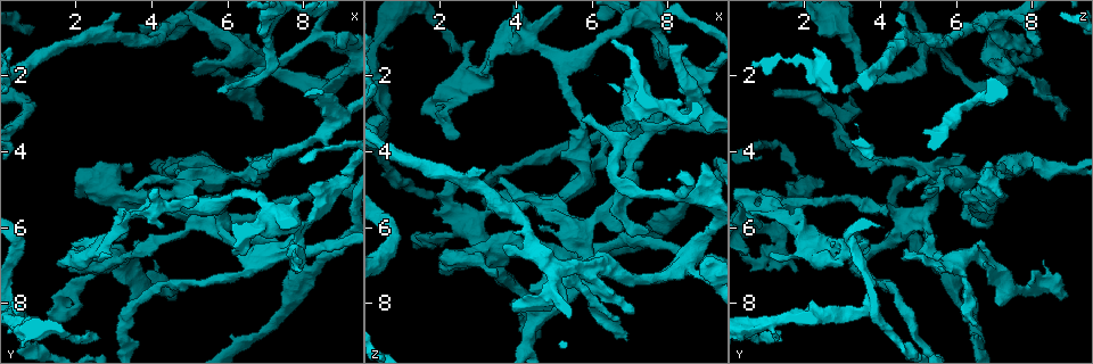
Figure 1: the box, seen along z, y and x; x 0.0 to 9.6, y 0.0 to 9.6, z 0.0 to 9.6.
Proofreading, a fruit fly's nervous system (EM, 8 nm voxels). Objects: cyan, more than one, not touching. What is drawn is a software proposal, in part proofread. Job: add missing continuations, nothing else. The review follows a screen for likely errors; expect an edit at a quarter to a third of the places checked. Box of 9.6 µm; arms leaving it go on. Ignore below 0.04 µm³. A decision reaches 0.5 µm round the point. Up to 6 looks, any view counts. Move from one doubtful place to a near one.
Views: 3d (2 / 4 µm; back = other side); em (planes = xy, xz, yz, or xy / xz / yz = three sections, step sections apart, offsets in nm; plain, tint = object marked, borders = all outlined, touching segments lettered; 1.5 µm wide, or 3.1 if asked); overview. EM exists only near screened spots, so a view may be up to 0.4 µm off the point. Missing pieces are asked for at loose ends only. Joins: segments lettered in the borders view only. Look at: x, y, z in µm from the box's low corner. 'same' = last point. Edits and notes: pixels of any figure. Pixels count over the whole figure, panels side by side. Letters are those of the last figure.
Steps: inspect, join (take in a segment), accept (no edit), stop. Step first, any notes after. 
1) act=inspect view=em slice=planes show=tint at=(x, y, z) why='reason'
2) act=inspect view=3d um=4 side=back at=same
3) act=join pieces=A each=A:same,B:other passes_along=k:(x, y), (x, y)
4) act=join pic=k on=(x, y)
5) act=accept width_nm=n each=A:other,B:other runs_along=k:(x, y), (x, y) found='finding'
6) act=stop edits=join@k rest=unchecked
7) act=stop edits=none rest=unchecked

act=inspect view=em slice=planes show=plain at=(2.60, 9.00, 1.40) why='an open end'

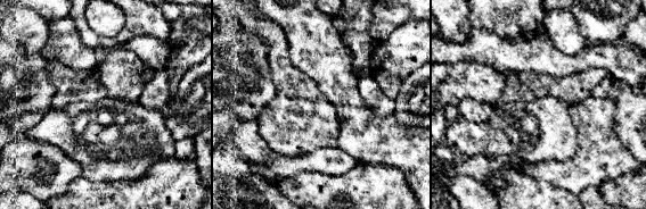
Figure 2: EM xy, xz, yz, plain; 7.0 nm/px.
act=inspect view=em slice=planes show=borders at=same

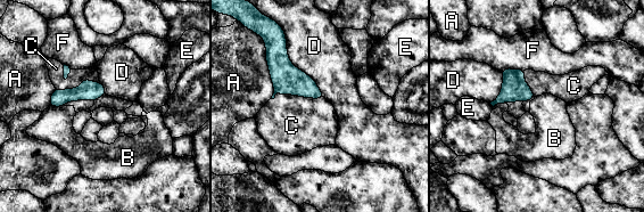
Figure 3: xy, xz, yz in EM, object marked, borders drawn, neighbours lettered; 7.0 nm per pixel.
act=join pieces=C each=A:other,B:other,C:same,D:other,E:other,F:other passes_along=3:(287, 79), (296, 95), (291, 125) found='the cell continues'

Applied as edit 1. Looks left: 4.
act=inspect view=3d um=2 at=(7.40, 4.15, 6.15) why='branch stops here'

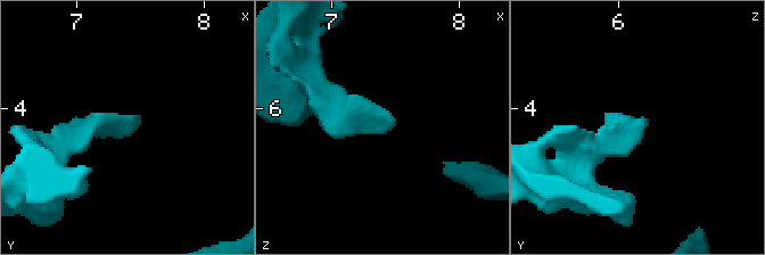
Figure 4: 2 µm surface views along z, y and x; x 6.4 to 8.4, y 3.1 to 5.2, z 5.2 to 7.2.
act=inspect view=em slice=planes show=borders at=(7.48, 4.10, 6.16) why='now the EM'

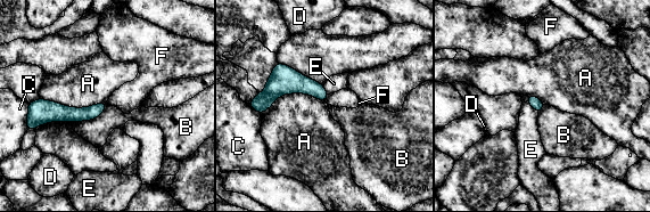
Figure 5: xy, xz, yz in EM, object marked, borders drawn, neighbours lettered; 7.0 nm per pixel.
act=accept longest_contact=A:480nm each=A:other,B:other,C:other,D:other,E:other,F:other found='none of them fits'

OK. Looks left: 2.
act=inspect view=3d um=4 at=(6.80, 0.90, 2.45) why='an open end'

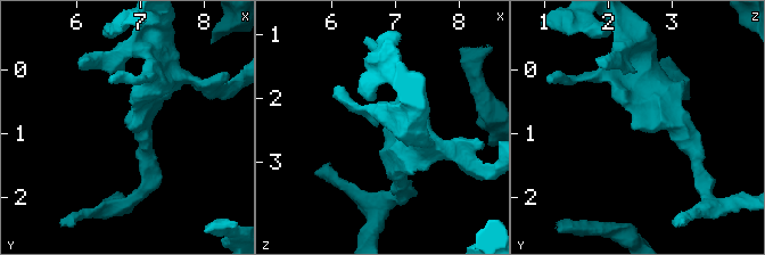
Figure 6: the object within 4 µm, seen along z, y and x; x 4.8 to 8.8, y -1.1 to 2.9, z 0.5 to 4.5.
act=inspect view=em slice=planes show=borders at=(6.85, 0.85, 2.40)

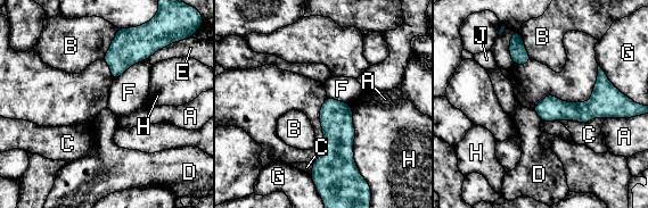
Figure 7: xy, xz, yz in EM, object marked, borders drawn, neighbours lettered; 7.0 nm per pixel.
act=accept width_nm=170 each=A:other,B:other,C:other,D:other,E:other,F:other,G:other,H:other,J:other found='no lettered segment goes on from it'

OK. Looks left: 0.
act=stop edits=join@3 rest=unchecked

